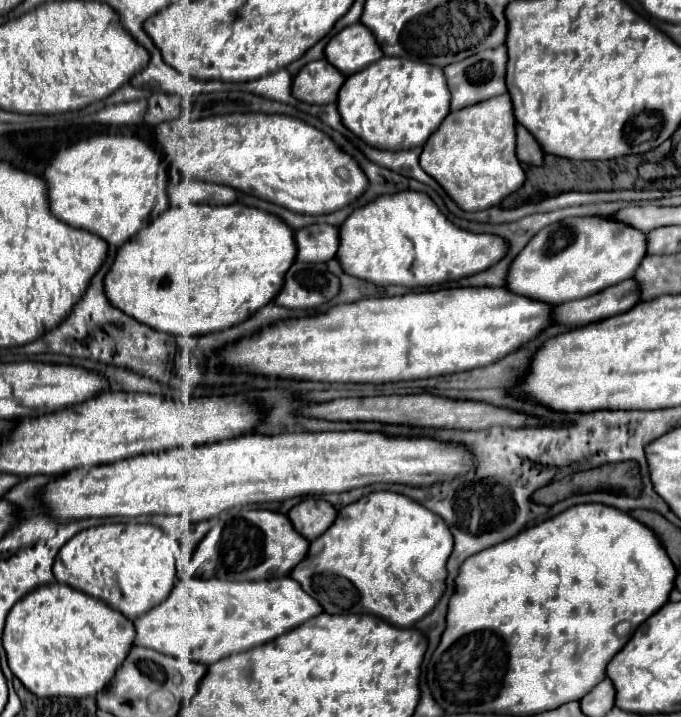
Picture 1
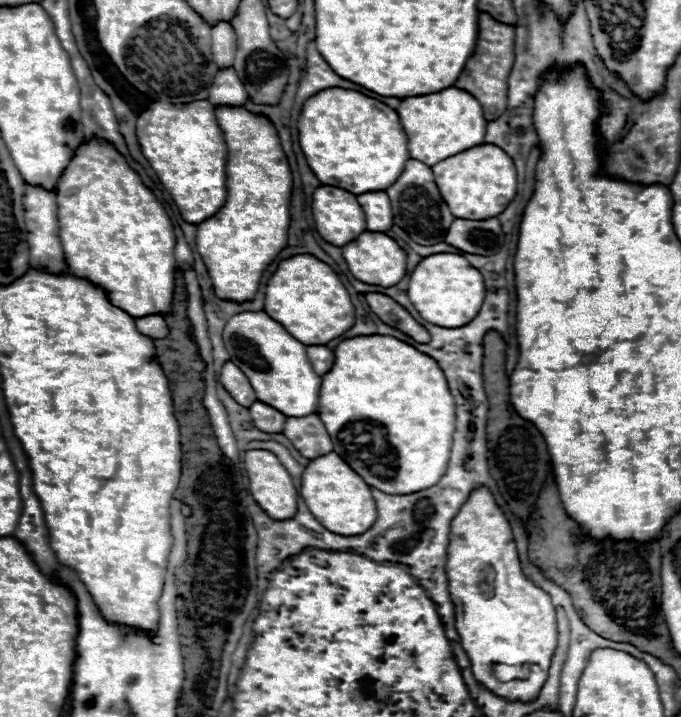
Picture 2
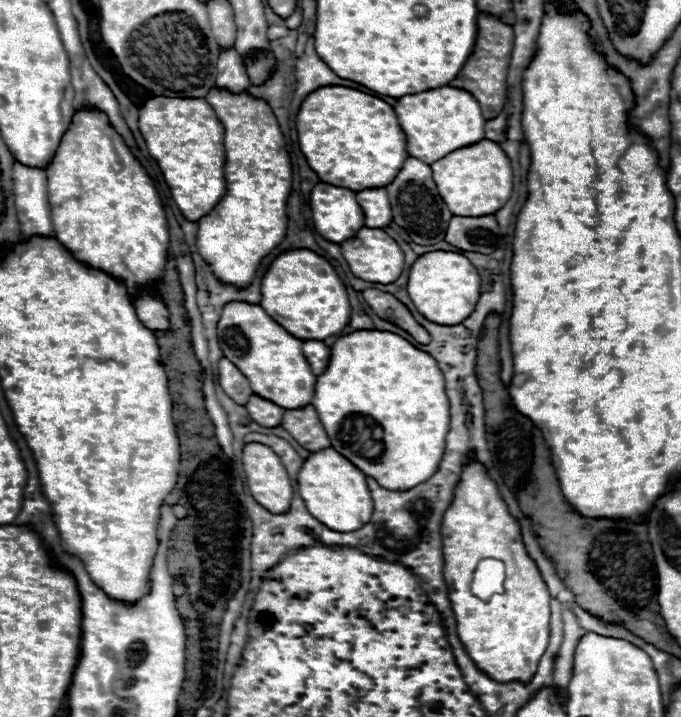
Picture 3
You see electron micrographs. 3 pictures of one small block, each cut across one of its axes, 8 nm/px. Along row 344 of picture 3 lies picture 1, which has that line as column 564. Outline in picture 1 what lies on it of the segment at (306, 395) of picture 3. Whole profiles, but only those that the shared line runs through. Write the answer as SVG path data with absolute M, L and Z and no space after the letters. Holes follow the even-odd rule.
M602 216L568 218L540 230L526 244L508 268L506 288L518 296L554 306L632 278L644 256L644 234L640 230Z

